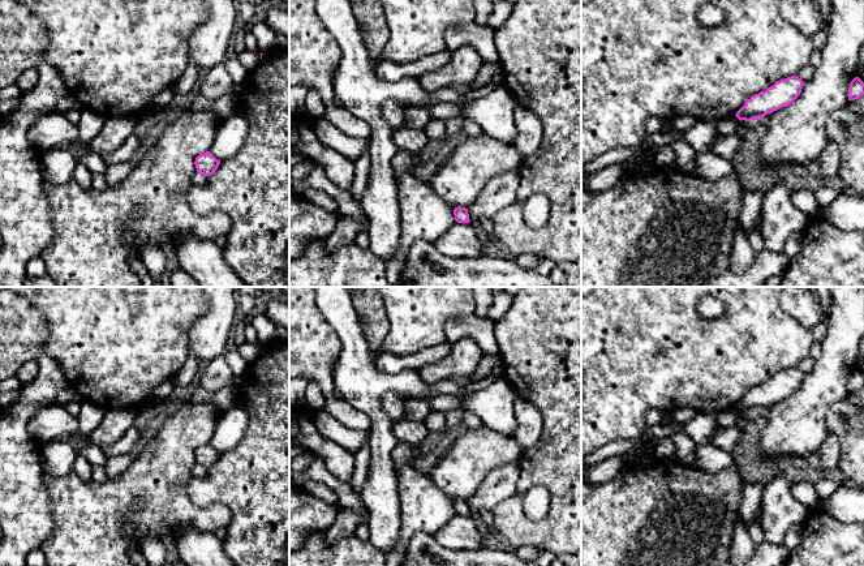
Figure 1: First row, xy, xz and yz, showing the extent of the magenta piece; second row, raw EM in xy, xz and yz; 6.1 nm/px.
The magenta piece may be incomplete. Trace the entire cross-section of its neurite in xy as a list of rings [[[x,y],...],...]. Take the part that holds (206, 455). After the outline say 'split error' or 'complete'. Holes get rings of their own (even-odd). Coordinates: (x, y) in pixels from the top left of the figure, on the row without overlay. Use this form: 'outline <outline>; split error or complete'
outline [[[206,443],[195,450],[194,456],[198,466],[210,468],[218,462],[220,453],[218,453],[210,443]]]; complete

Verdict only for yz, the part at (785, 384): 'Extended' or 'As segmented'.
As segmented

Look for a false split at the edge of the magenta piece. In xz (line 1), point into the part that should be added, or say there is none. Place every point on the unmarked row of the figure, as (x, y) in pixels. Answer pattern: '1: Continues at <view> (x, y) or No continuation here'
1: No continuation here

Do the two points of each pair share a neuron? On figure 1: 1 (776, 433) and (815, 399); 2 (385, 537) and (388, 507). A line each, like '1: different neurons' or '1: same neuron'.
1: same neuron
2: same neuron

